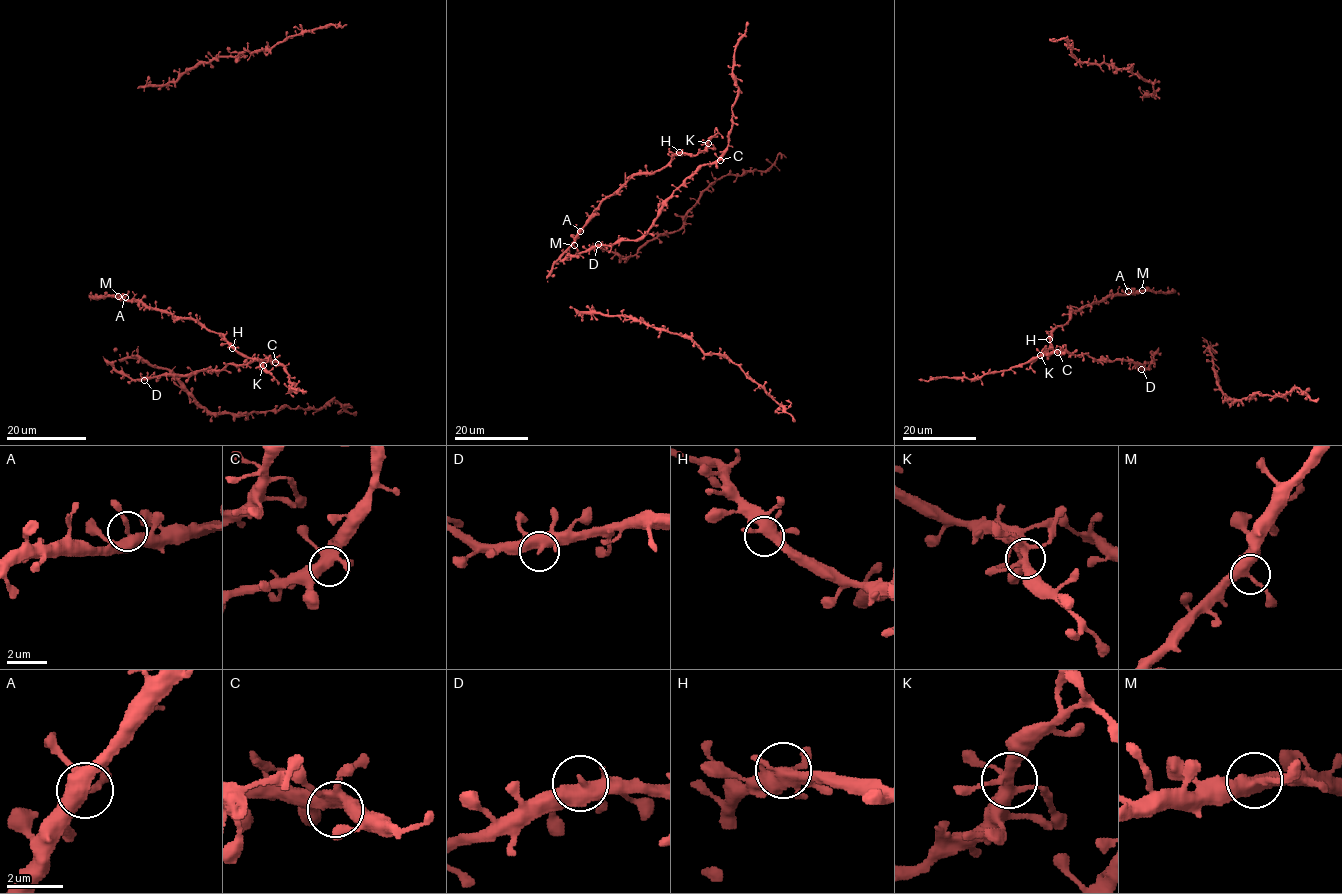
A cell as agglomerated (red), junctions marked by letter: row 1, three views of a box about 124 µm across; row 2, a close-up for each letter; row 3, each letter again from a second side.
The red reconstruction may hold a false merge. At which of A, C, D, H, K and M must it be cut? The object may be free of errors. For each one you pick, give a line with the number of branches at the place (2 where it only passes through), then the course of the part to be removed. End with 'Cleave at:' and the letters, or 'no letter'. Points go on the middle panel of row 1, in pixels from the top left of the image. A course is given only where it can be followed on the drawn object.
Cleave at: no letter

